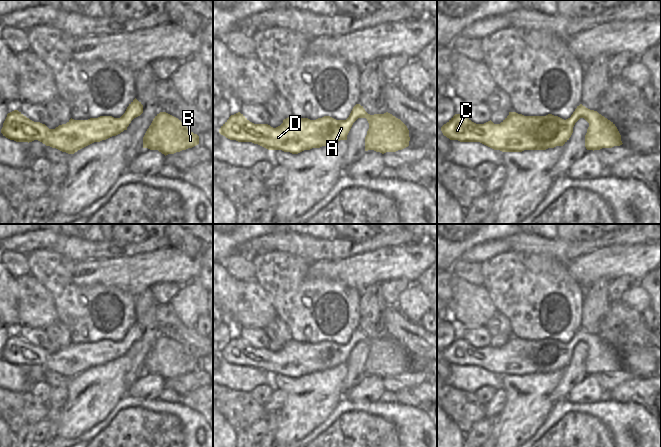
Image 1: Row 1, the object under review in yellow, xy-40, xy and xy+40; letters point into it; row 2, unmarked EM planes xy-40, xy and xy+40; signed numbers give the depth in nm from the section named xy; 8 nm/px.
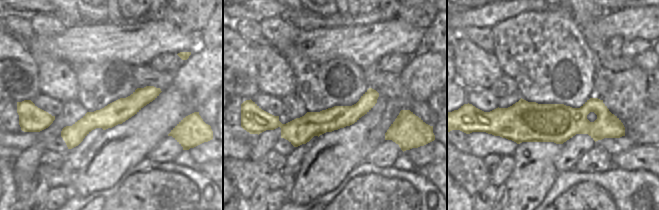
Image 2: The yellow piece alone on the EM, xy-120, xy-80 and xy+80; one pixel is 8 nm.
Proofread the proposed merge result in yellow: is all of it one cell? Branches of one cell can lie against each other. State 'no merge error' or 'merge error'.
no merge error

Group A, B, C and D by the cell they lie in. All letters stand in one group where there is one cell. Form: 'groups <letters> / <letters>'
groups A B C D

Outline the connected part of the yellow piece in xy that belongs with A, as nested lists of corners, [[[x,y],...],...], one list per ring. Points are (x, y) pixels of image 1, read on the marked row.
[[[360,104],[353,107],[346,120],[336,120],[330,116],[310,120],[292,115],[276,128],[268,124],[254,124],[238,112],[229,117],[219,133],[230,140],[252,142],[268,150],[298,154],[347,140],[347,135],[358,118],[366,118],[369,123],[365,151],[374,150],[384,154],[409,146],[409,130],[400,119],[388,112],[370,115]]]

